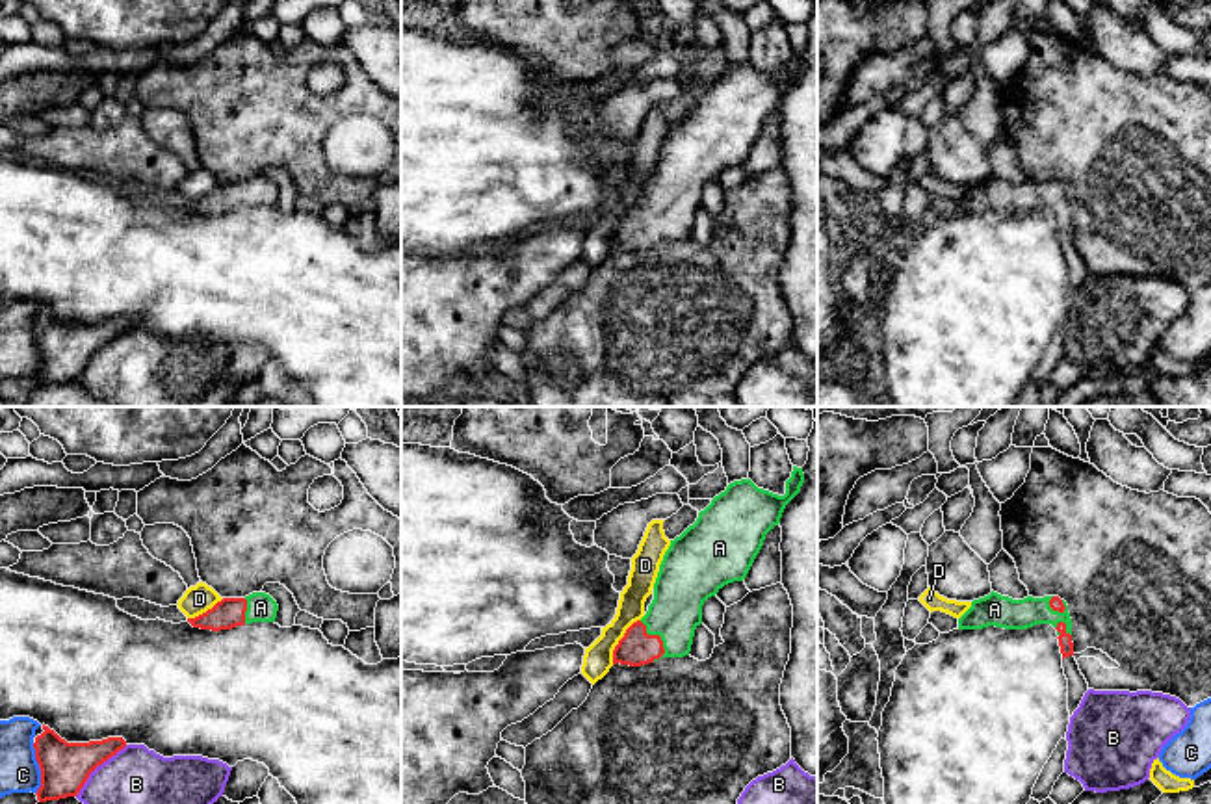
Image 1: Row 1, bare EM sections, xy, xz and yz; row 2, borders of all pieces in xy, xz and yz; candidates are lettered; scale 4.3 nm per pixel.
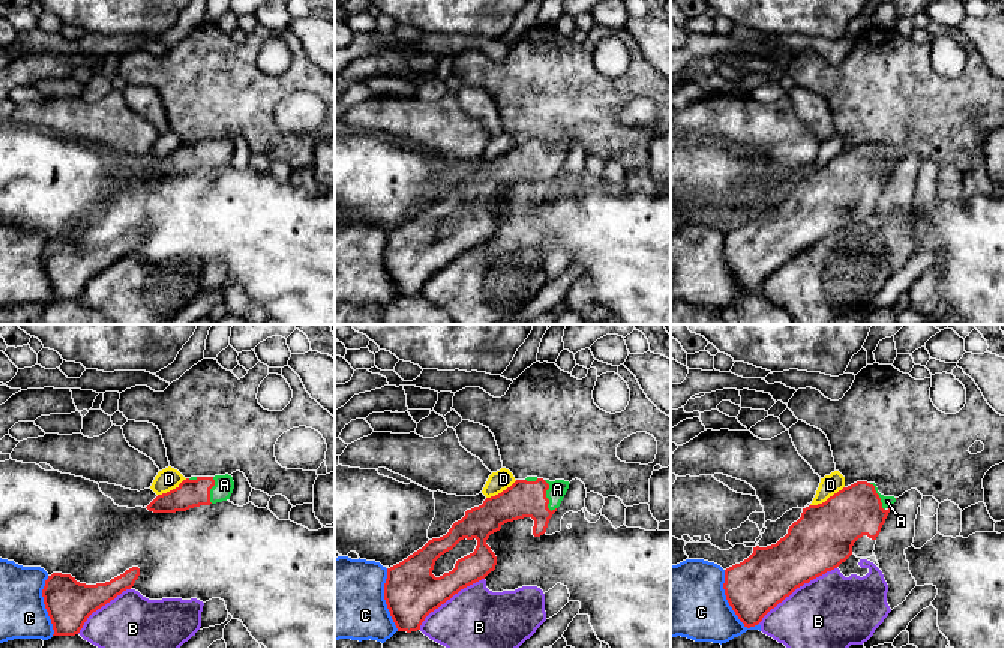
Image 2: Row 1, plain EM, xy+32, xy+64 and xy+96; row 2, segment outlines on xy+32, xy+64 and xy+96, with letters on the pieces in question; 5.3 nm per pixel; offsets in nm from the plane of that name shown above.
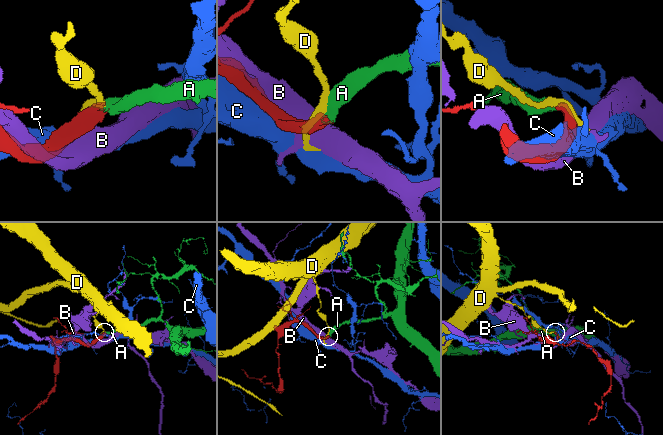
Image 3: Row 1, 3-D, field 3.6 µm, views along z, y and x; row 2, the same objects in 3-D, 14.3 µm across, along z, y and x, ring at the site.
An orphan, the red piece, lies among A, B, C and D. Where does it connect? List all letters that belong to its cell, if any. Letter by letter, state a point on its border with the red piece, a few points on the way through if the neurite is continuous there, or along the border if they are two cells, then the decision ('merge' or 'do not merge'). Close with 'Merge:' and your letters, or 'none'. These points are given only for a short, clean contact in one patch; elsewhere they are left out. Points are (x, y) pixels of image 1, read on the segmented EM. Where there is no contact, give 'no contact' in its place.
A: xz (660, 637) | across xz (636, 648), (660, 637), (677, 609), (682, 585) | merge
B: xy (97, 765) | do not merge
C: xy (39, 767) | do not merge
D: xz (619, 641) | do not merge
Merge: A

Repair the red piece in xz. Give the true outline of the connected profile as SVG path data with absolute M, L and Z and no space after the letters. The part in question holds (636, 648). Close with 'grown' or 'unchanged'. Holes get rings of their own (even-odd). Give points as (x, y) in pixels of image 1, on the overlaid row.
M793 466L784 496L758 488L750 479L734 481L715 496L697 522L671 540L654 600L615 646L613 665L641 667L689 655L704 602L747 577L765 535L780 524L802 483L802 468Z; grown

